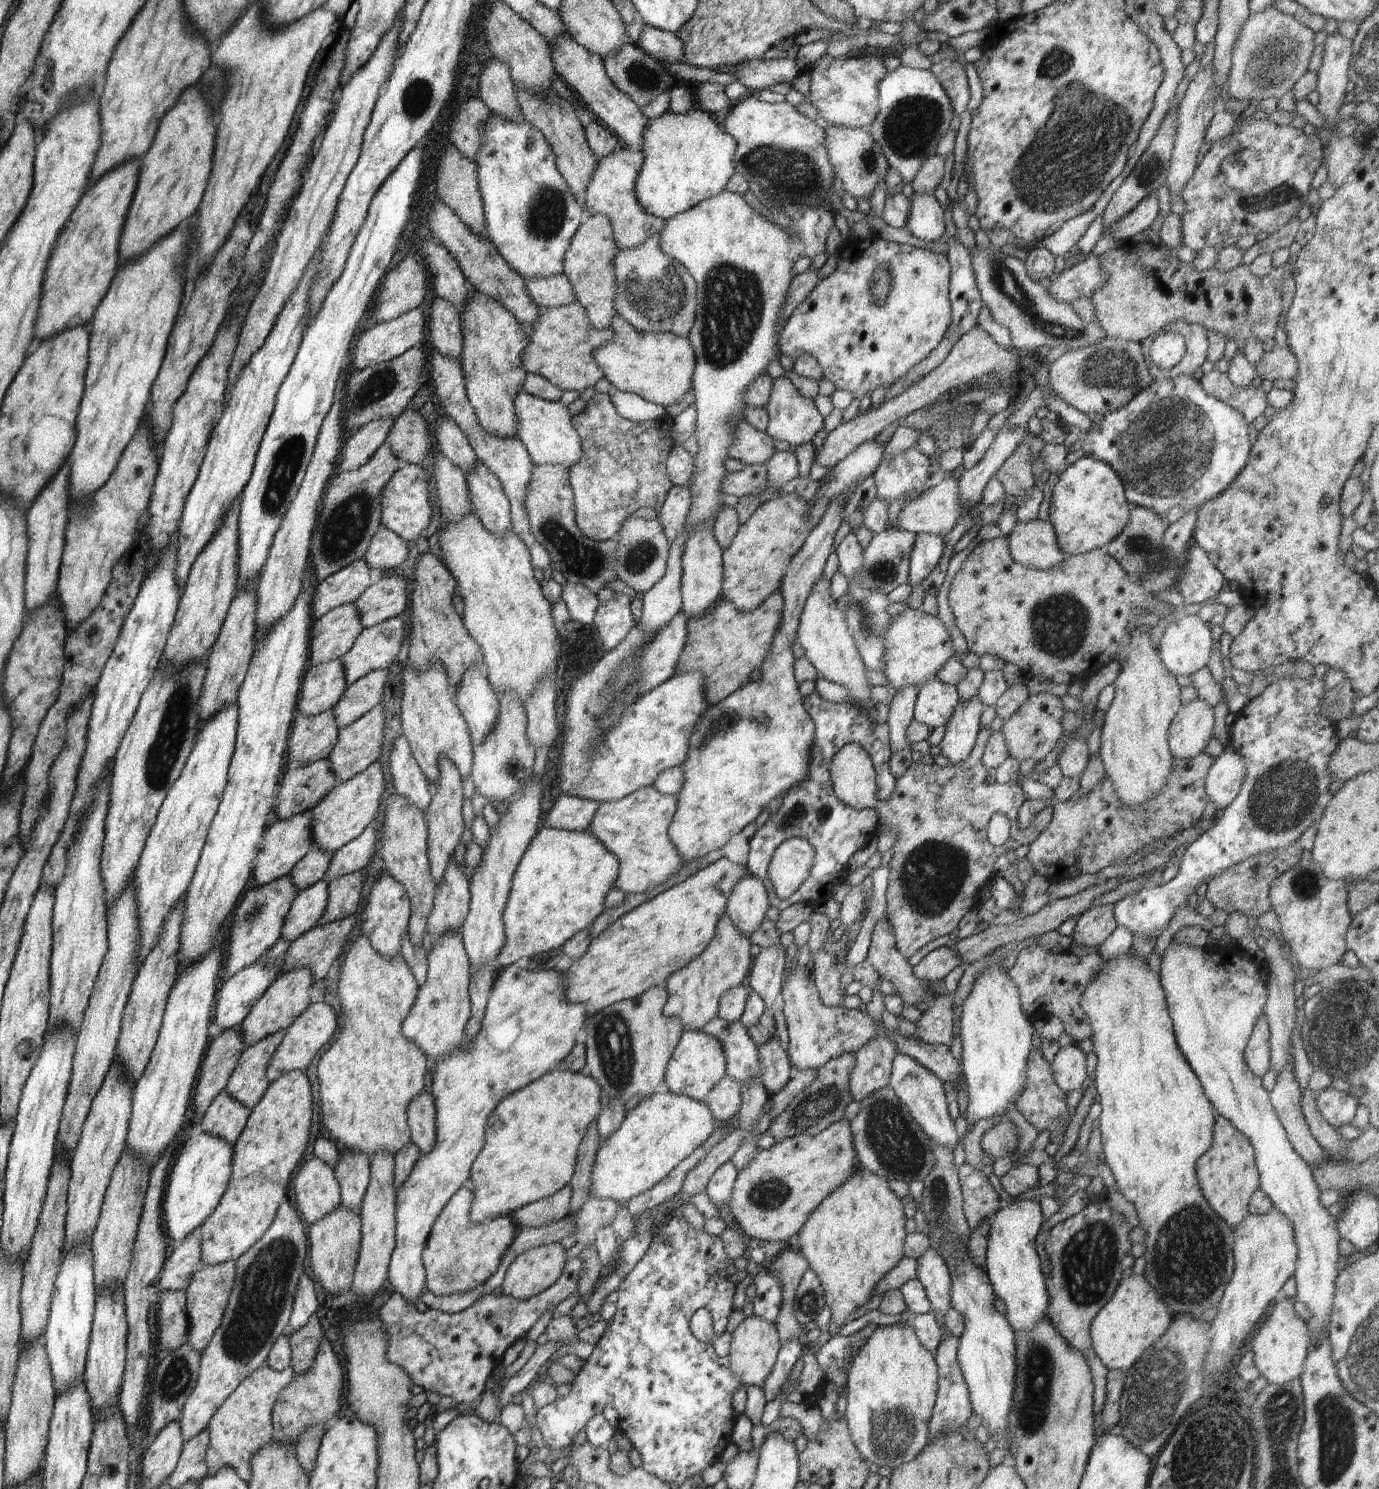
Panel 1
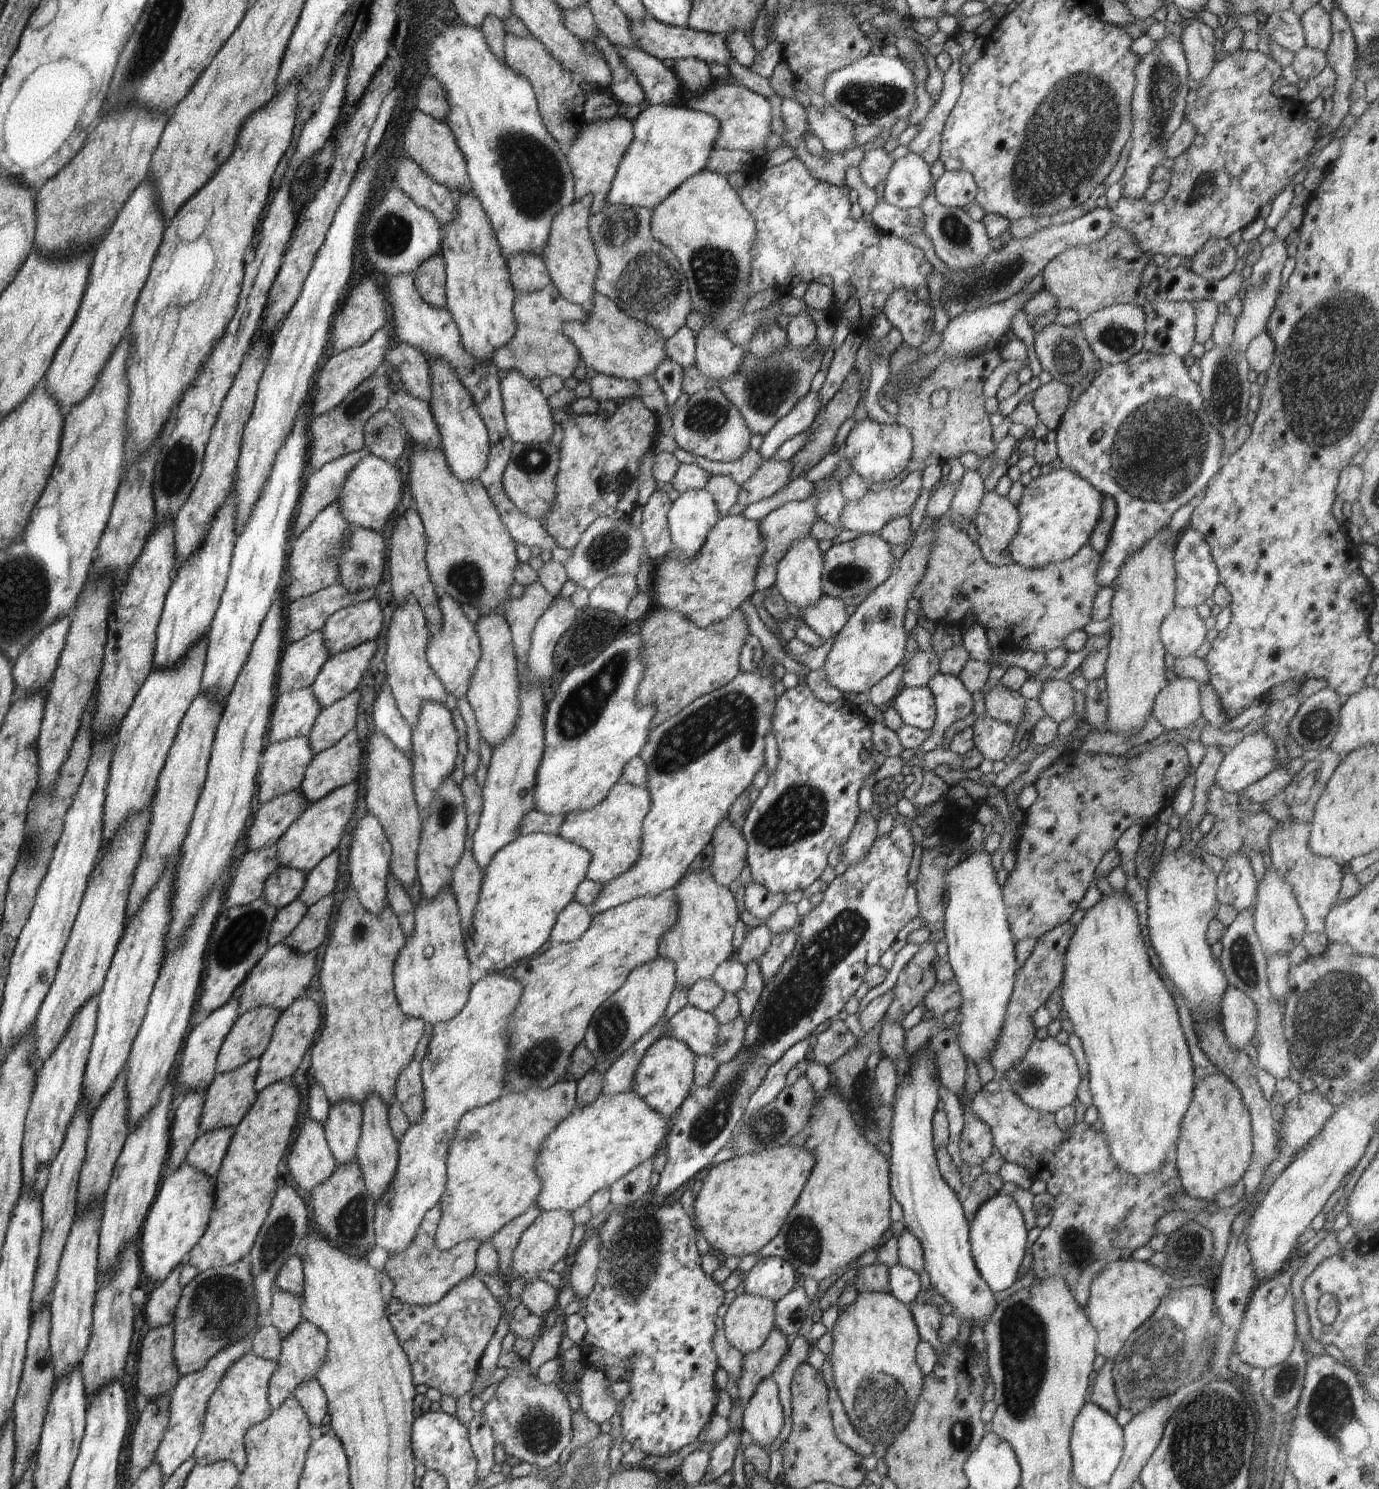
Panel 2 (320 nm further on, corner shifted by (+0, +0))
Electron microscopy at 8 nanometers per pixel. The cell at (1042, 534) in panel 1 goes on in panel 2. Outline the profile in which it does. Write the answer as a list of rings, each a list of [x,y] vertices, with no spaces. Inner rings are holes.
[[[995,490],[985,491],[973,523],[978,531],[976,544],[988,564],[1003,567],[1013,562],[1007,546],[1017,533],[1019,522],[1018,509],[1008,497],[1001,497]]]

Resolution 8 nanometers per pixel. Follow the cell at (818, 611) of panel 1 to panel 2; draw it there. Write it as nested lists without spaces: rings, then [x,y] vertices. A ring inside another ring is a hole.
[[[812,536],[794,539],[782,560],[776,565],[775,586],[786,601],[795,604],[799,609],[806,608],[824,595],[821,583],[823,568],[823,552],[819,542]]]

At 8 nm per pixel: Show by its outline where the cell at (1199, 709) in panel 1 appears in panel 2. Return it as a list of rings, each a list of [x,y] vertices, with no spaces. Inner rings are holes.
[[[1176,677],[1156,695],[1151,715],[1166,730],[1182,730],[1202,721],[1199,684]]]

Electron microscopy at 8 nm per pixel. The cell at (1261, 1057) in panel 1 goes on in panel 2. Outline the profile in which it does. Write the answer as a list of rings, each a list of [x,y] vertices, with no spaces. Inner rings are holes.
[[[1228,985],[1219,1008],[1226,1038],[1239,1050],[1252,1042],[1257,1025],[1254,1001],[1235,986]]]

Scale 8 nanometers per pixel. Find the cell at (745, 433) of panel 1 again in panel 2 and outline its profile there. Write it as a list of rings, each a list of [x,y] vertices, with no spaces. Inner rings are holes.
[[[703,389],[690,395],[683,408],[672,410],[674,440],[678,447],[691,455],[721,463],[738,460],[749,447],[751,430],[742,413],[720,392]]]

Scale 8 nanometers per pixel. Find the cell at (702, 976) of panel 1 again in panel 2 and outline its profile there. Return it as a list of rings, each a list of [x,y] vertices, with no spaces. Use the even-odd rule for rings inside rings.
[[[709,869],[685,873],[674,888],[678,903],[677,919],[671,929],[665,930],[657,942],[657,954],[672,959],[675,964],[676,986],[689,987],[700,979],[712,979],[716,967],[726,959],[735,957],[740,932],[739,906],[729,887],[719,885]]]

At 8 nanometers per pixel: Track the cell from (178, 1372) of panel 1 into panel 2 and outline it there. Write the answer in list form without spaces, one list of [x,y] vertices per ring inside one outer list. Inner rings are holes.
[[[169,1394],[148,1400],[130,1440],[130,1464],[146,1470],[155,1462],[155,1452],[169,1425]]]

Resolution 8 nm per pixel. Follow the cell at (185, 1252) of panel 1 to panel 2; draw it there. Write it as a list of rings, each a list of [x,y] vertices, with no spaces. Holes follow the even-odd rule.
[[[181,1264],[157,1284],[156,1288],[148,1295],[146,1305],[146,1322],[150,1328],[158,1328],[173,1324],[174,1311],[179,1303],[182,1287],[178,1278],[182,1270]]]

